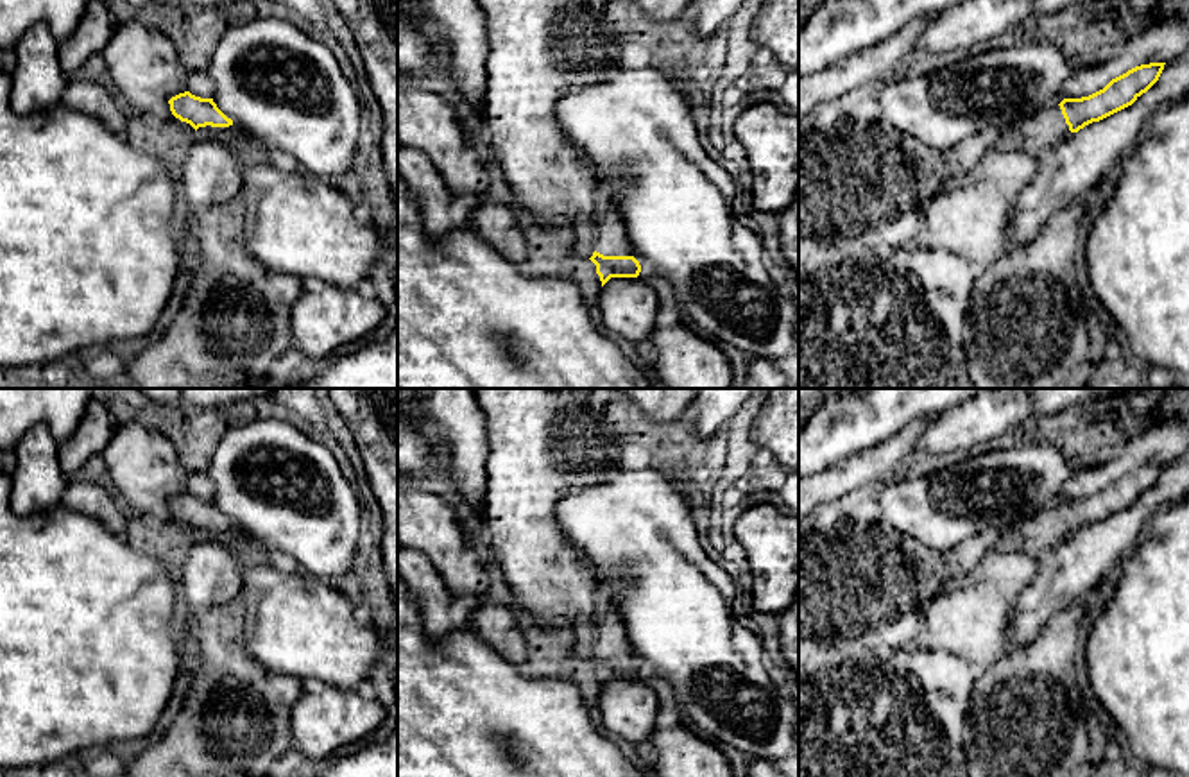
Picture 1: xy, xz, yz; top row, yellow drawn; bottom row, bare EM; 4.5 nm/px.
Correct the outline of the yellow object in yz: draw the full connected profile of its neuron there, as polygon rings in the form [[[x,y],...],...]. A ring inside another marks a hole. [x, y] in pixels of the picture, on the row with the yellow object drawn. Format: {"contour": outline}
{"contour": [[[1164,64],[1135,66],[1089,97],[1064,98],[1040,109],[1003,132],[992,147],[1005,152],[1021,150],[1040,159],[1073,132],[1132,106],[1159,81]]]}

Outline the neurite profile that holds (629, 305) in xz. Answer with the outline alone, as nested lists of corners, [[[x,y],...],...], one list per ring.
[[[611,278],[600,292],[602,326],[607,335],[632,351],[657,329],[663,286],[655,278]]]

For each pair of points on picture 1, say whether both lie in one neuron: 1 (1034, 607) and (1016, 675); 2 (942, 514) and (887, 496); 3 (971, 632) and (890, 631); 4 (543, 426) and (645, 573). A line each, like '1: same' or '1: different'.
1: same
2: same
3: different
4: different

